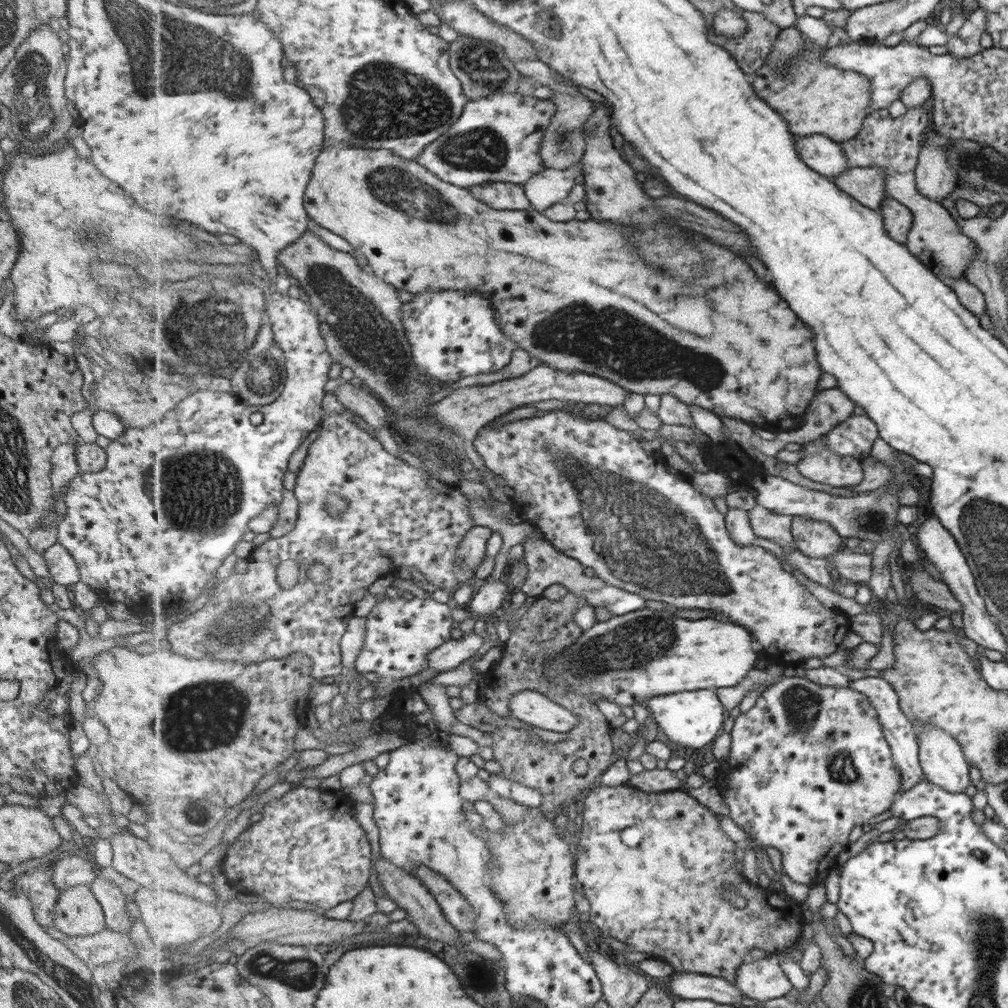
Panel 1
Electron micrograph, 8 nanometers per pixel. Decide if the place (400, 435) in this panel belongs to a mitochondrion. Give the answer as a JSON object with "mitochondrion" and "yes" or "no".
{"mitochondrion":"yes"}

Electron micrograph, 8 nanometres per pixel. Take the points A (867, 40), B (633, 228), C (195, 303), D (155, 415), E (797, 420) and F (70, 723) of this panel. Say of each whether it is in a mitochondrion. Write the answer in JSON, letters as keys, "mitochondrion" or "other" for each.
{"A":"other","B":"other","C":"mitochondrion","D":"other","E":"other","F":"other"}

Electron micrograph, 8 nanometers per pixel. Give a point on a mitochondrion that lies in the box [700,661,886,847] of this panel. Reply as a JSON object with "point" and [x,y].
{"point":[800,705]}

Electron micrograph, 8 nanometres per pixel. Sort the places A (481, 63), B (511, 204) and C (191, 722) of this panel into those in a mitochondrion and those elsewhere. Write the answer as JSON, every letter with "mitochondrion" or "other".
{"A":"mitochondrion","B":"other","C":"mitochondrion"}

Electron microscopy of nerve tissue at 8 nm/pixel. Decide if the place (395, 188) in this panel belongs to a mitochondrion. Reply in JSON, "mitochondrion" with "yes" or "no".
{"mitochondrion":"yes"}

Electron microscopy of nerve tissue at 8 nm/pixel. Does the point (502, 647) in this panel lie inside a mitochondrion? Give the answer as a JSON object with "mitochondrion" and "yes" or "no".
{"mitochondrion":"no"}

